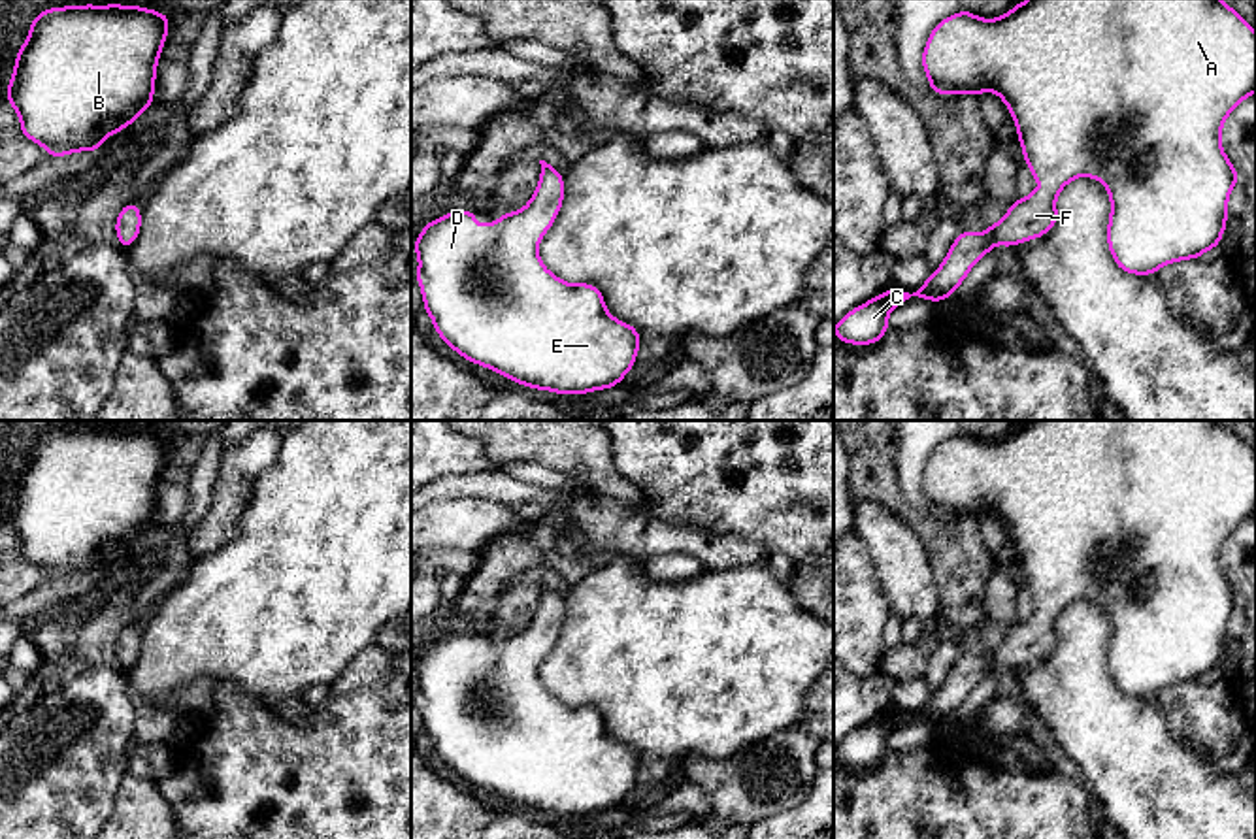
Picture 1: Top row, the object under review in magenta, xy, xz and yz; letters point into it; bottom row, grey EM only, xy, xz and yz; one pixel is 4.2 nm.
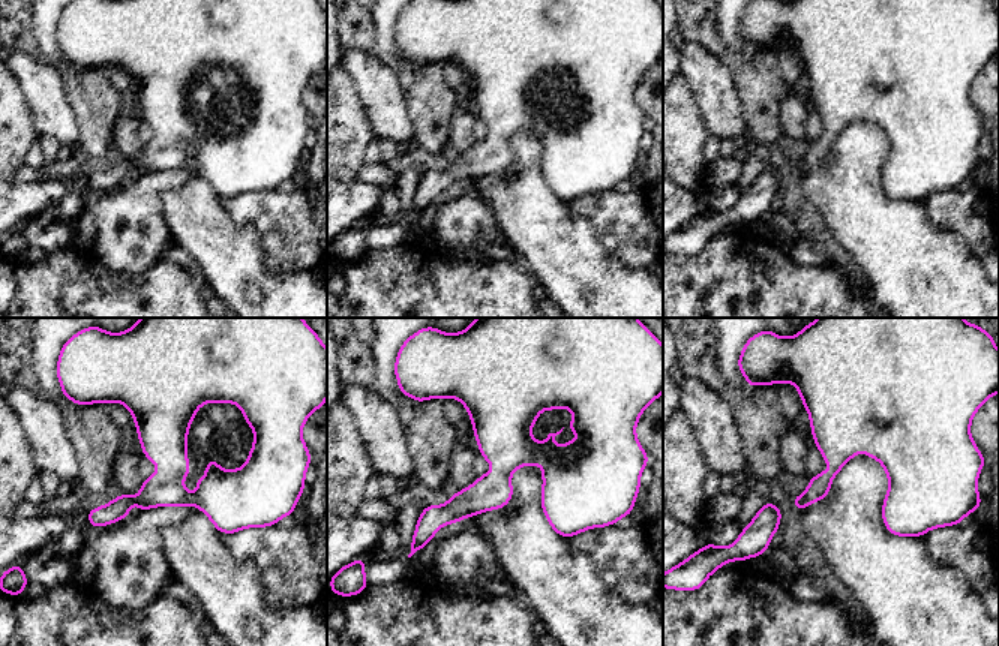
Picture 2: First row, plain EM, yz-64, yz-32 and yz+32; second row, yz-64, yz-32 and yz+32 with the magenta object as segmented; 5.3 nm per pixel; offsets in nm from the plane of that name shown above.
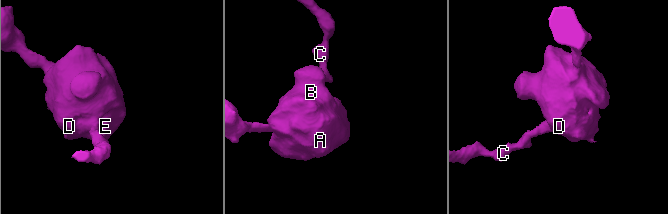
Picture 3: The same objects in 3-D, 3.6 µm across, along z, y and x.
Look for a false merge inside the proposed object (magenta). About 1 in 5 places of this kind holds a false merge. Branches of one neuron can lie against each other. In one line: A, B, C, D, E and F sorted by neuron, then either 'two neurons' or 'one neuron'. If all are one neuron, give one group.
A B C D E F | one neuron

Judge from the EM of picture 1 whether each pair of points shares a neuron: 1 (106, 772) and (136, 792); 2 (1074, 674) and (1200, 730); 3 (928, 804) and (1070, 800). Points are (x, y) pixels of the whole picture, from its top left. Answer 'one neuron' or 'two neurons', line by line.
1: two neurons
2: two neurons
3: one neuron

